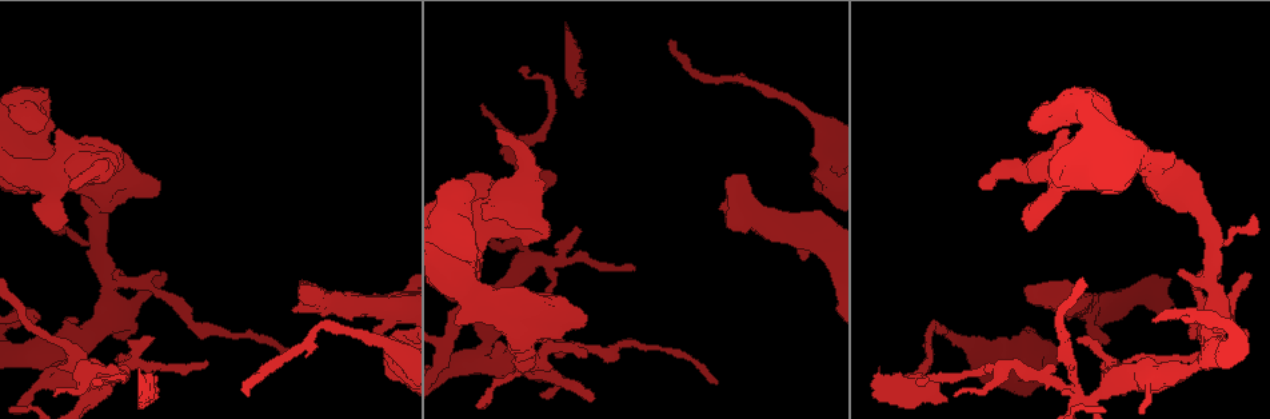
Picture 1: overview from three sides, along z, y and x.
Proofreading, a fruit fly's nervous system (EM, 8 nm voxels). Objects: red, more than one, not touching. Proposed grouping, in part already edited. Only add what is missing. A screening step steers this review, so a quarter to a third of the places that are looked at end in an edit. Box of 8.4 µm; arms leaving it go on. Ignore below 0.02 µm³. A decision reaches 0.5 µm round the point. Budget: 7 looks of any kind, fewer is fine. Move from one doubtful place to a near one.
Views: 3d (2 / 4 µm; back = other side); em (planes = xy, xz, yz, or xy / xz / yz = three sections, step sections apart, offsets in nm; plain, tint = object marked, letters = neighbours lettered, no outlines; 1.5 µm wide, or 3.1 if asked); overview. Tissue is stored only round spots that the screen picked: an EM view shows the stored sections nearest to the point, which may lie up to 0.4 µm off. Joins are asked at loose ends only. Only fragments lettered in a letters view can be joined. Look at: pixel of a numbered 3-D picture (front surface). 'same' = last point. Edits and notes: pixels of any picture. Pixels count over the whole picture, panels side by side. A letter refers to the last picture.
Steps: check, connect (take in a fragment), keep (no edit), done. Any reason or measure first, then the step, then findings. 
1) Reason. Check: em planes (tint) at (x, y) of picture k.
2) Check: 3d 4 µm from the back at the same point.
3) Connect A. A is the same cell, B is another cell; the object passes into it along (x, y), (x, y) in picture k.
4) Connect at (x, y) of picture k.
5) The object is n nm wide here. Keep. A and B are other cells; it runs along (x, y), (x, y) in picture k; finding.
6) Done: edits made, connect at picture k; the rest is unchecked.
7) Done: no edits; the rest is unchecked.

Tapers out. Check: 3d 4 µm at (676, 44) of picture 1.

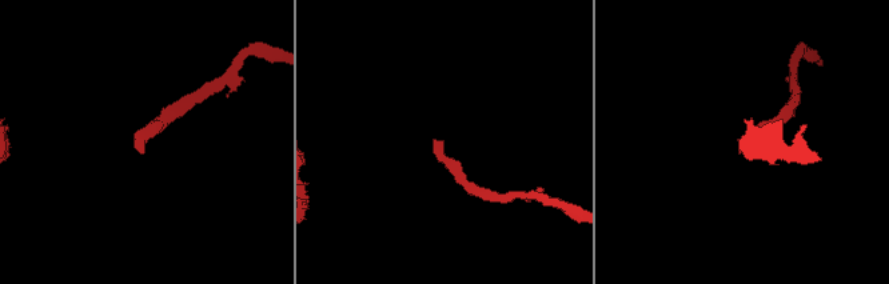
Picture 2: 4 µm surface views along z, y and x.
Shape alone is not enough. Check: em planes (letters) at (140, 152) of picture 2.

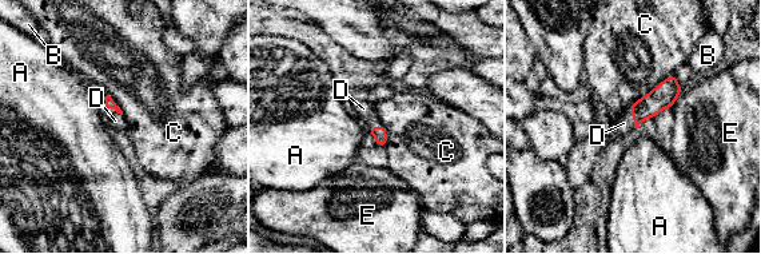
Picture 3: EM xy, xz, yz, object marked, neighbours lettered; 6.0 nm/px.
Connect D. D is the same cell, A, B, C and E are other cells; it goes on there.

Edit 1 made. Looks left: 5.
Check: overview.

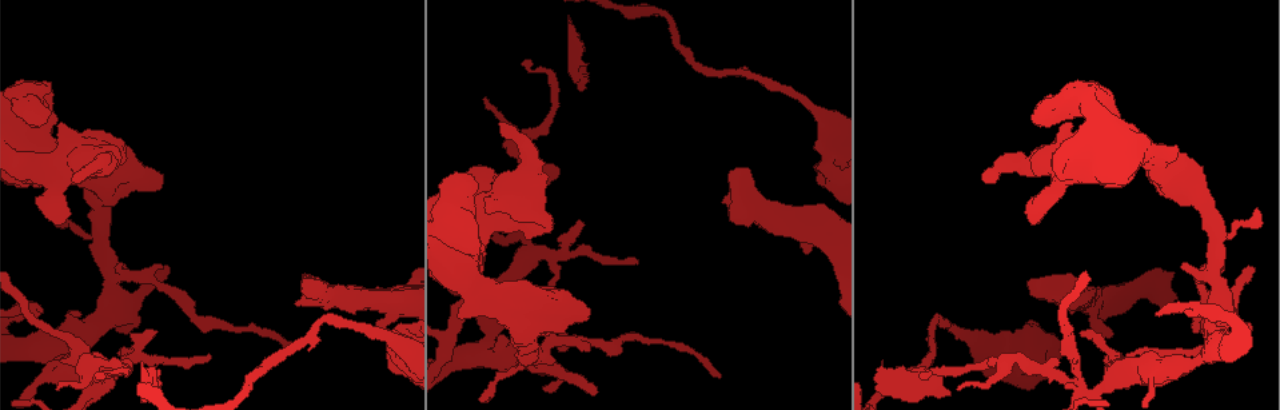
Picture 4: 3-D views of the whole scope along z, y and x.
Free end. Check: 3d 2 µm from the back at (1112, 337) of picture 4.

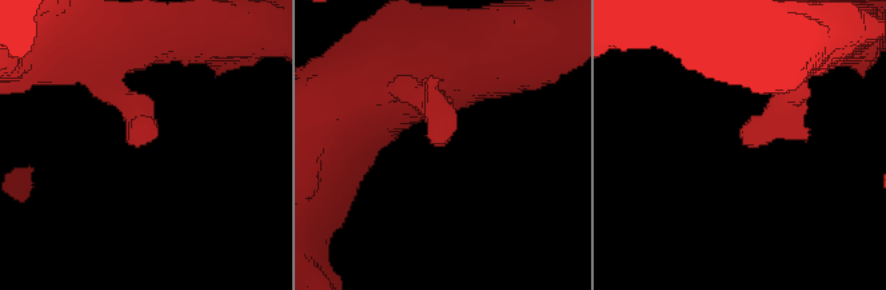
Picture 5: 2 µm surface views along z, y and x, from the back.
Shape alone is not enough. Check: em planes (letters) at (444, 145) of picture 5.

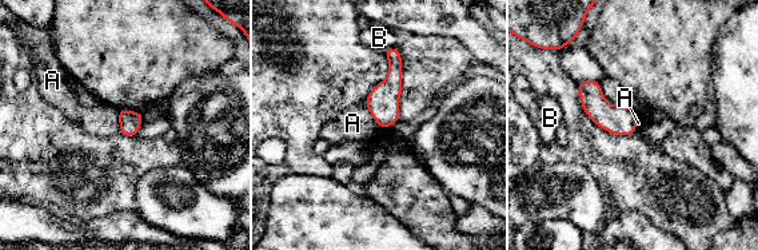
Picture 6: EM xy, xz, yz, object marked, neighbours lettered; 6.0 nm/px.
The object is 130 nm wide here. Keep. A and B are other cells; a border runs along (118, 110), (120, 133) in picture 6; no lettered fragment goes on from it.

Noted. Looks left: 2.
Done: edits made, connect at picture 3; the rest is unchecked.

